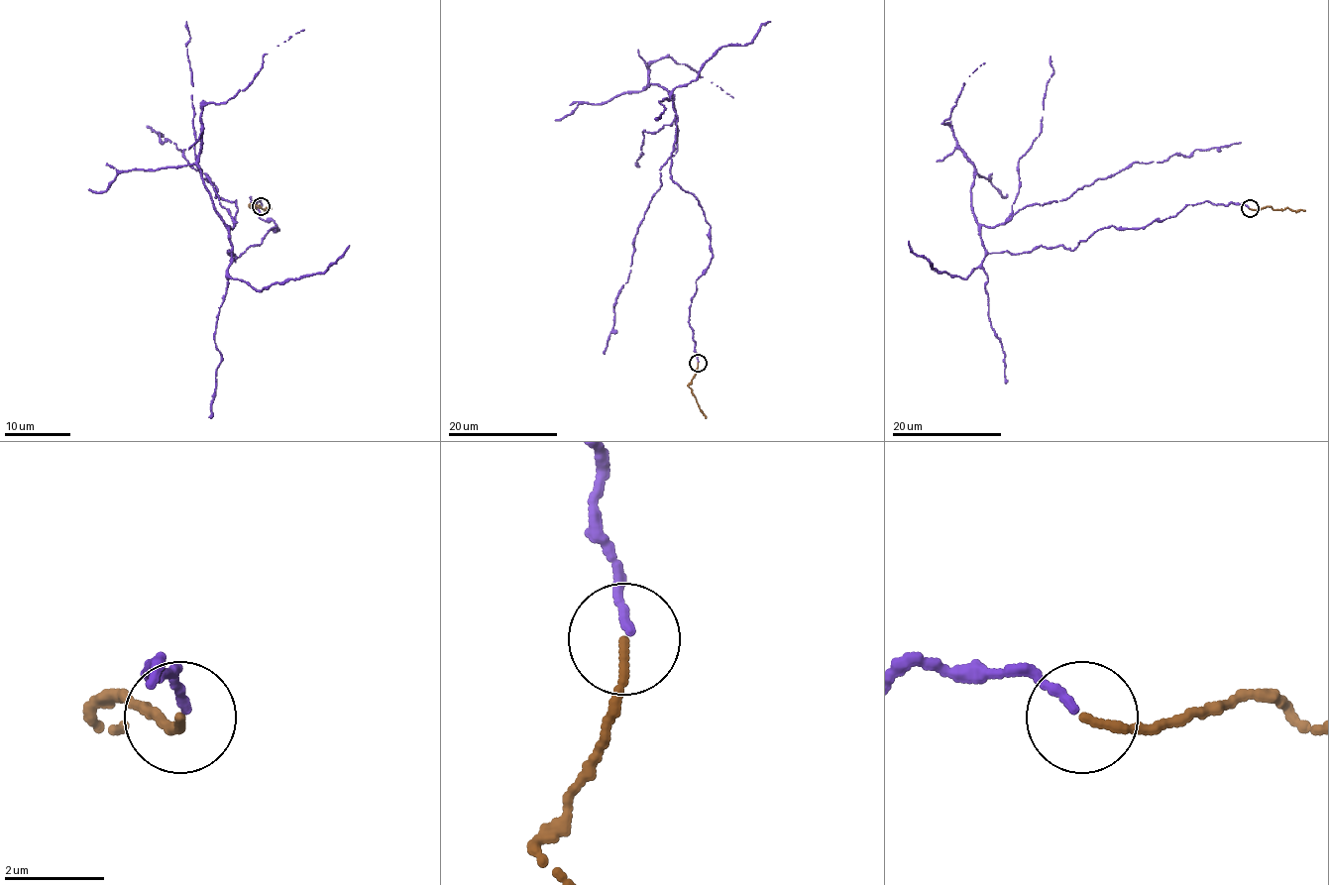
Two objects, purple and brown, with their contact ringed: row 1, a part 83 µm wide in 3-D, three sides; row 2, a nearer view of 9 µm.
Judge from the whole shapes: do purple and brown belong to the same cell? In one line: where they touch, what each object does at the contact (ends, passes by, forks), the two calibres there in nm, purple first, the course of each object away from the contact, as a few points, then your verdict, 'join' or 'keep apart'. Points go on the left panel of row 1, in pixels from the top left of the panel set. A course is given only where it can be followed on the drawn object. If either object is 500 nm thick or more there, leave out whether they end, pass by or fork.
place (261, 206); purple ends; brown ends; calibres 170 and 160 nm; course purple (262, 205), (250, 196), (277, 230), (231, 260), (236, 200), (147, 126); course brown (262, 207), (253, 203), (250, 207), (272, 208); join

